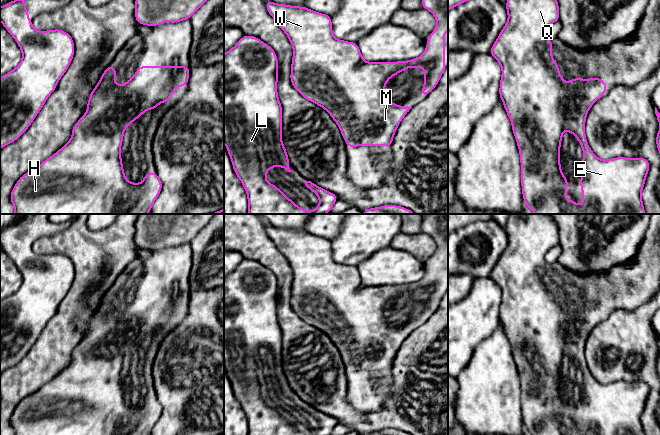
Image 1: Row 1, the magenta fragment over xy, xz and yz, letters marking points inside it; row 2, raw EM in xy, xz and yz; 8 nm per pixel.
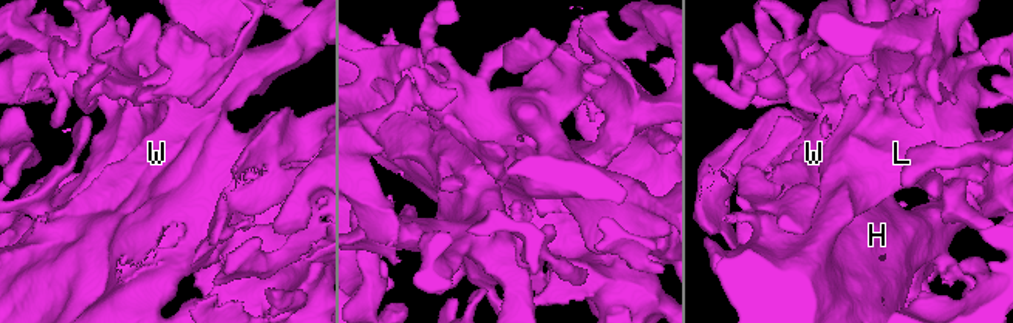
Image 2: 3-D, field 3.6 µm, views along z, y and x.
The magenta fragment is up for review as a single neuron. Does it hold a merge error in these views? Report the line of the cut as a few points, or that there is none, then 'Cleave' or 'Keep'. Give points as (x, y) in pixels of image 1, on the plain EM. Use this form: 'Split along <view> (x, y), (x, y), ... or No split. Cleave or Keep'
No split. Keep

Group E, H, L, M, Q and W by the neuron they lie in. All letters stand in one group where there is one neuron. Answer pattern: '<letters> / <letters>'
E H L M Q W

